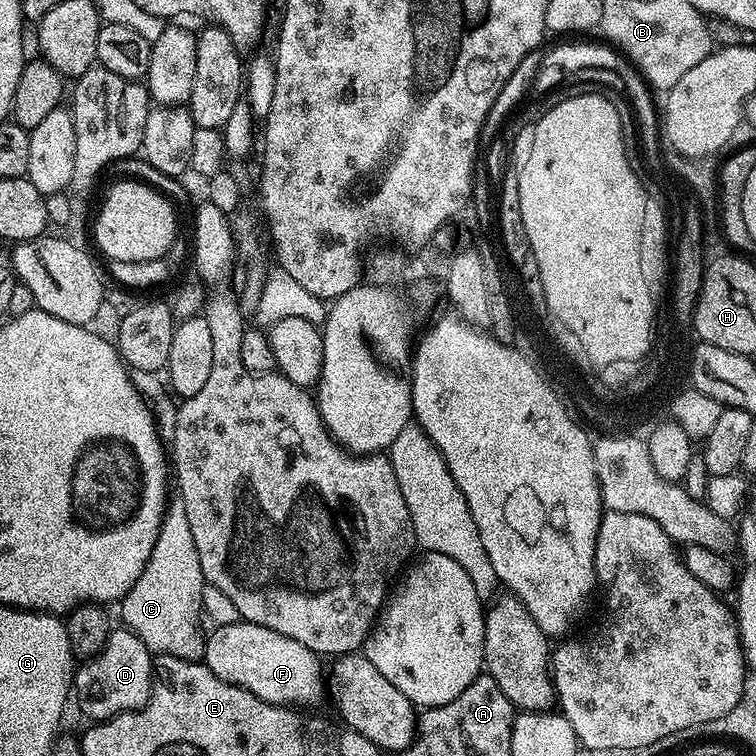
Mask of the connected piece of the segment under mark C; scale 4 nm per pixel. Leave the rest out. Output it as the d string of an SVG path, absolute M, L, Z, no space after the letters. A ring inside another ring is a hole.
M178 498L173 499L138 582L134 582L124 599L119 601L123 627L136 632L154 654L199 661L204 654L200 620L205 585L202 566L198 562L198 546L194 546L194 534L190 534L184 504Z

